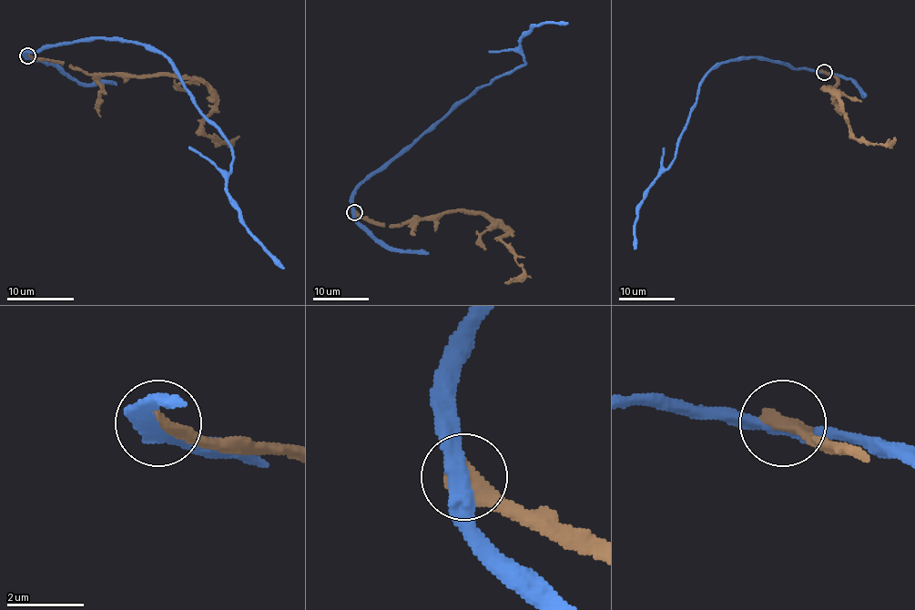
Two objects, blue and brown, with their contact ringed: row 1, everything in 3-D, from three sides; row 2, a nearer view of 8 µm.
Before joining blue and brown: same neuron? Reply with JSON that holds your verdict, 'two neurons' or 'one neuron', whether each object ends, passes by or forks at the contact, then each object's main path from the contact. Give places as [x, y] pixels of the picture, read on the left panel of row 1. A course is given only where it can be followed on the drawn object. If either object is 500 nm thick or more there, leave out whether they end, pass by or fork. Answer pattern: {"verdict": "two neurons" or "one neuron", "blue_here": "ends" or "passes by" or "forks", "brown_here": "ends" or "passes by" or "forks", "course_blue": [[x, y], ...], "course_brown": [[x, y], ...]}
{"verdict": "two neurons", "course_blue": [[26, 55], [100, 39], [147, 44], [161, 53], [195, 106], [231, 149], [226, 191], [243, 225], [283, 269]], "course_brown": [[26, 55], [62, 61], [89, 74], [198, 77], [215, 106], [203, 127], [208, 137], [229, 143], [208, 135]]}

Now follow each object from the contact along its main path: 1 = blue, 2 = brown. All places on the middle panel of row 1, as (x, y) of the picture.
1: (354, 212), (354, 191), (365, 180), (479, 86), (524, 65), (520, 41), (533, 26), (567, 24)
2: (354, 212), (391, 226), (457, 210), (485, 212), (510, 231), (500, 238), (523, 272), (504, 283)

